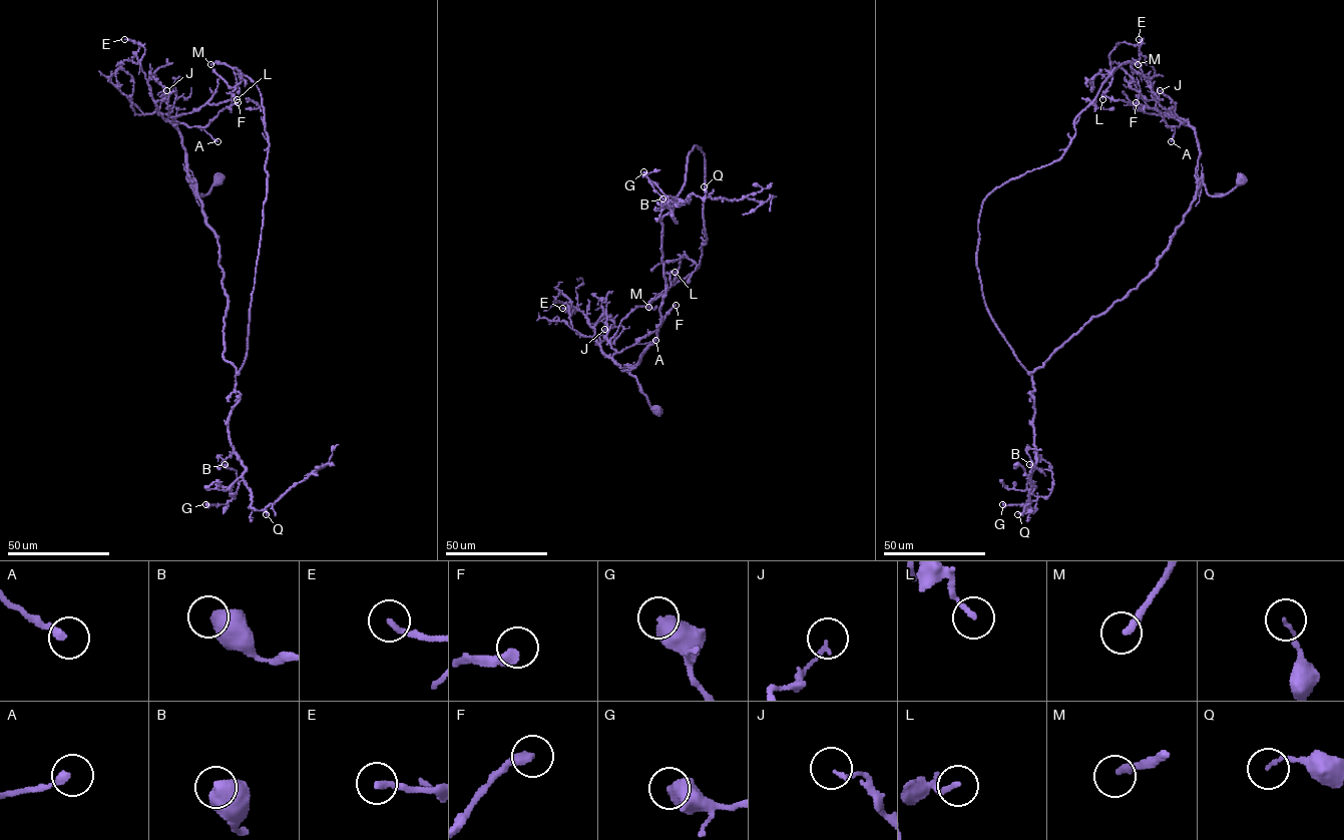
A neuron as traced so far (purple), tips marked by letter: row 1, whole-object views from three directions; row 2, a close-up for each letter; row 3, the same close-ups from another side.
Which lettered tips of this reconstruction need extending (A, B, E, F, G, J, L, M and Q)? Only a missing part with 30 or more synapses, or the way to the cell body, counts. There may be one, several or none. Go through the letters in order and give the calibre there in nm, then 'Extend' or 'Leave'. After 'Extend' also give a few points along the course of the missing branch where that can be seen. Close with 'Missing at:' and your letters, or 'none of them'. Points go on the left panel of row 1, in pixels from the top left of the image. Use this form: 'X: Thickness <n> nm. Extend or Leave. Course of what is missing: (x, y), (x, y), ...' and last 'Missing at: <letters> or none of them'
A: Thickness 280 nm. Leave
B: Thickness 600 nm. Leave
E: Thickness 220 nm. Leave
F: Thickness 360 nm. Extend. Course of what is missing: (238, 102), (239, 91), (243, 85), (256, 95), (253, 117)
G: Thickness 600 nm. Leave
J: Thickness 120 nm. Leave
L: Thickness 190 nm. Leave
M: Thickness 280 nm. Extend. Course of what is missing: (210, 64), (167, 60), (159, 51), (150, 48), (148, 40)
Q: Thickness 90 nm. Leave
Missing at: F, M

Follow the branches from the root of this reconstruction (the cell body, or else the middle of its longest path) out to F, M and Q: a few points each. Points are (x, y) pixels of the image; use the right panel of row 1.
F: (1240, 179), (1223, 195), (1210, 195), (1196, 175), (1195, 131), (1184, 122), (1168, 127), (1159, 110), (1136, 102)
M: (1240, 179), (1202, 182), (1157, 267), (1025, 368), (983, 294), (982, 201), (1058, 160), (1138, 64)
Q: (1240, 179), (1222, 195), (1210, 195), (1202, 182), (1157, 267), (1031, 373), (1036, 461), (1029, 511), (1017, 514)

